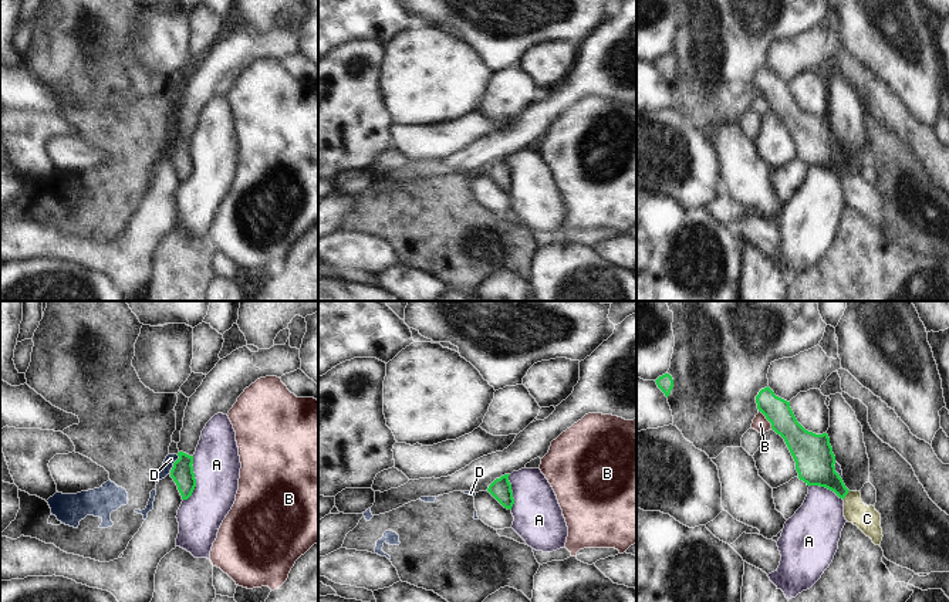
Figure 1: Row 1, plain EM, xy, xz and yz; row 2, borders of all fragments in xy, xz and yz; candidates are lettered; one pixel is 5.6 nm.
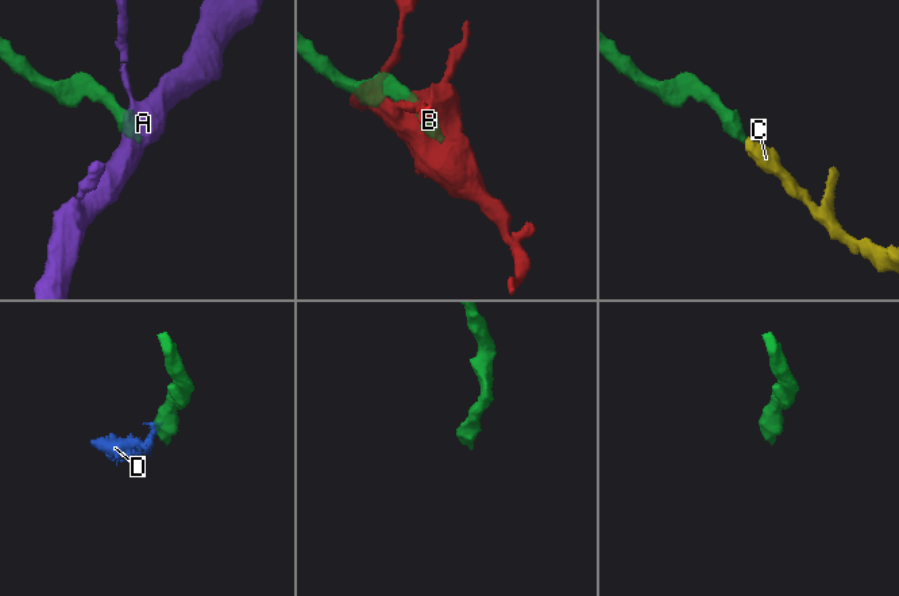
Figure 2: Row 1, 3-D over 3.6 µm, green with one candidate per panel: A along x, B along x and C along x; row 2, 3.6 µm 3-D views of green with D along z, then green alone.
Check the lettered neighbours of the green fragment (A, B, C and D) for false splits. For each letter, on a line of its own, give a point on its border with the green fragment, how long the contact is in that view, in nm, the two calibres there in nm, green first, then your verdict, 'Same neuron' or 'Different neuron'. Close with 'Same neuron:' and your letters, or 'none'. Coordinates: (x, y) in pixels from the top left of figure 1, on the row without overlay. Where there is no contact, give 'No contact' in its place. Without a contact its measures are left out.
A: Touches green at xy (195, 161). Shared border 260 nm. Thickness 130 nm (green) against 280 nm. Different neuron
B: Touches green at yz (766, 100). Shared border 130 nm. Thickness 160 nm (green) against 90 nm. Different neuron
C: Touches green at yz (847, 175). Shared border 70 nm. Thickness 220 nm (green) against 140 nm. Same neuron
D: Touches green at xy (174, 146). Shared border 120 nm. Thickness 130 nm (green) against 60 nm. Different neuron
Same neuron: C.

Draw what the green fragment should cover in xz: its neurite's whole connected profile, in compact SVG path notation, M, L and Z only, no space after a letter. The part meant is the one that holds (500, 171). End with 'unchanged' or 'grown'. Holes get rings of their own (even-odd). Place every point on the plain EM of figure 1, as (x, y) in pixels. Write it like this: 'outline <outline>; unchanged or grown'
outline M504 156L496 160L487 170L487 173L507 192L511 192L514 186L511 166L509 163L510 156Z; unchanged

